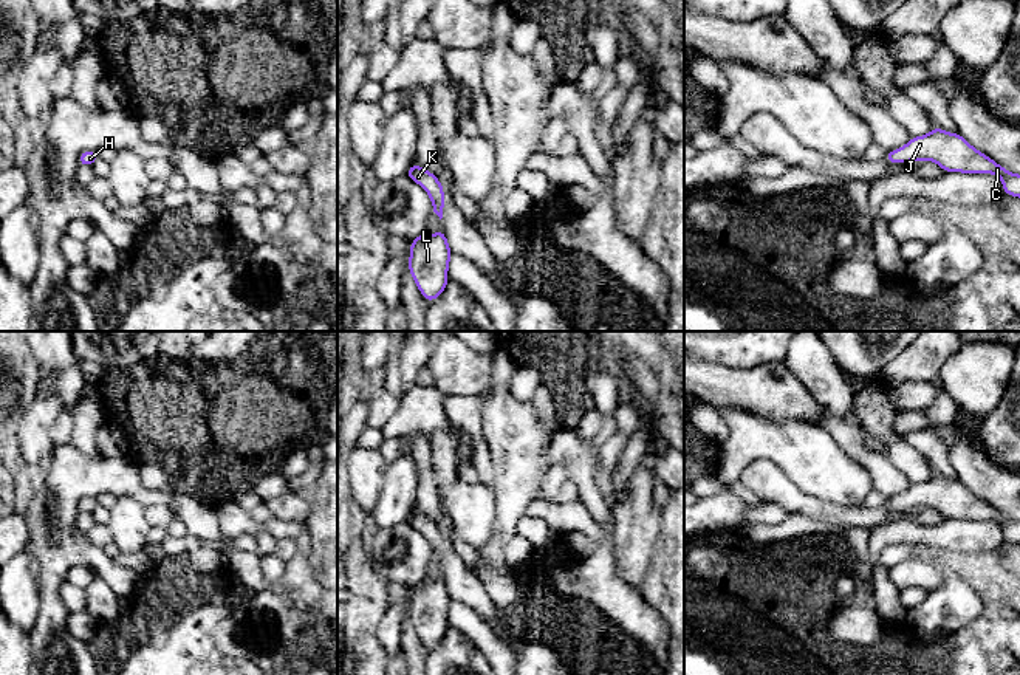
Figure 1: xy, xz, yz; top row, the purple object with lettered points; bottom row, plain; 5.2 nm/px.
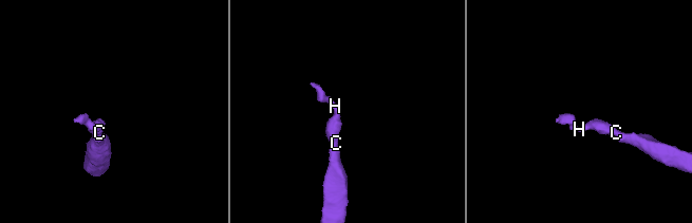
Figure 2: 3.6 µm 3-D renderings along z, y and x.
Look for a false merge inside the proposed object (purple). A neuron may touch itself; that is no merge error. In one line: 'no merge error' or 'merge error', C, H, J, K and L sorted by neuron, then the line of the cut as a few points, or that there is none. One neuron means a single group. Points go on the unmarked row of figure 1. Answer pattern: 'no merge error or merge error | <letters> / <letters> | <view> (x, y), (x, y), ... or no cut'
no merge error | C H J K L | no cut

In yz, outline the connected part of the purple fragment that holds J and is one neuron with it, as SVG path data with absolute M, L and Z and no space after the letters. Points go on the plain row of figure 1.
M935 474L929 481L912 485L904 494L888 497L887 509L935 508L944 519L995 520L1001 525L1006 542L1020 543L1020 522L974 495L960 480L947 480Z

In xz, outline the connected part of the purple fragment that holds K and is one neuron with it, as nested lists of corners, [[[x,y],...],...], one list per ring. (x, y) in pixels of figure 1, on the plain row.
[[[410,511],[406,522],[426,536],[426,539],[432,545],[433,559],[441,567],[443,556],[444,556],[444,537],[440,526],[433,520],[430,520],[427,516],[423,516],[416,511]]]

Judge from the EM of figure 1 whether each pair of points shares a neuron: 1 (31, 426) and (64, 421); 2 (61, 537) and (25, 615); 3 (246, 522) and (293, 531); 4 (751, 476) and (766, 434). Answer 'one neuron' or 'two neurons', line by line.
1: two neurons
2: two neurons
3: one neuron
4: two neurons

